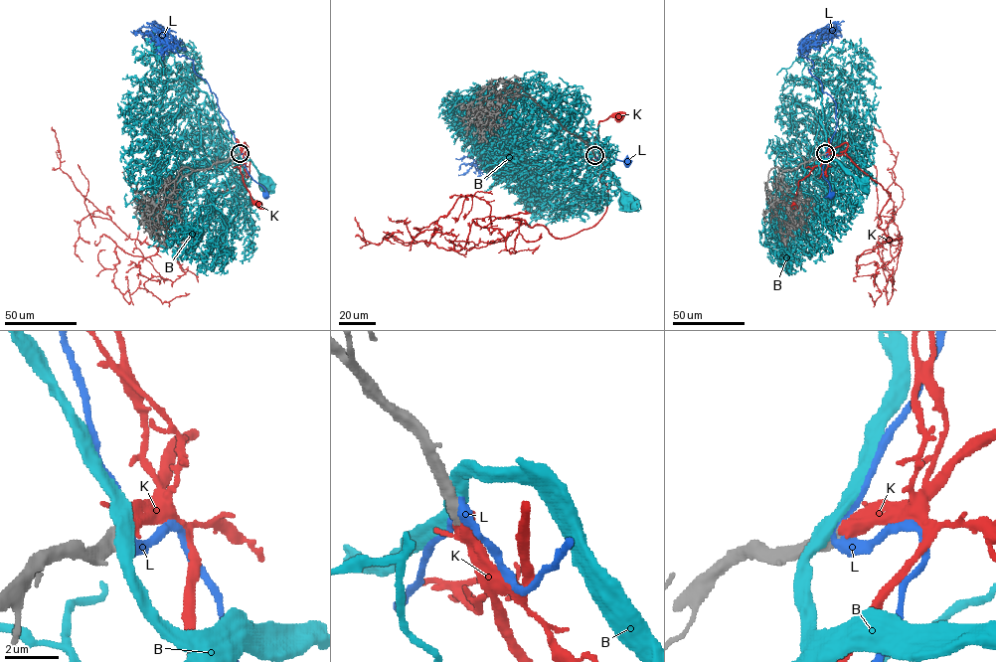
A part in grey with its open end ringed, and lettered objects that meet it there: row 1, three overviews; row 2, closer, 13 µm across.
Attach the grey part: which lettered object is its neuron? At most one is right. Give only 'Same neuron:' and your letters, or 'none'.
Same neuron: K

